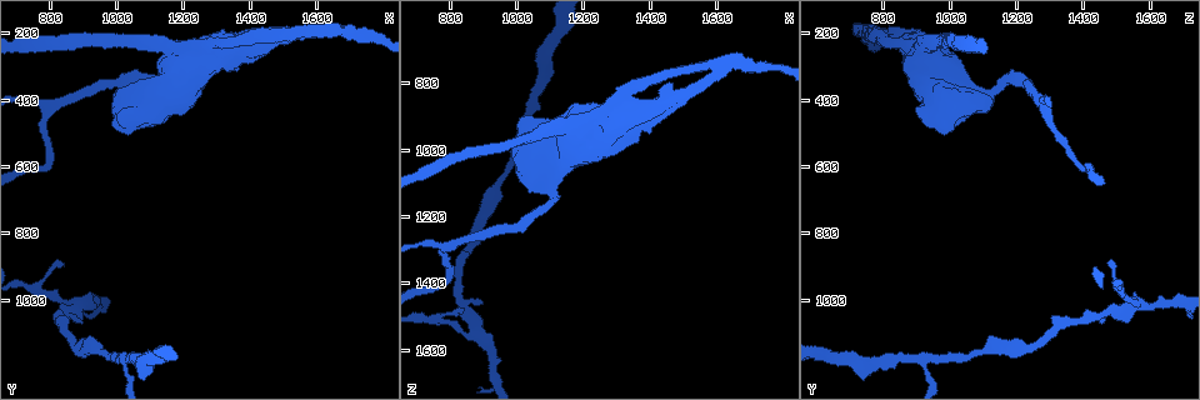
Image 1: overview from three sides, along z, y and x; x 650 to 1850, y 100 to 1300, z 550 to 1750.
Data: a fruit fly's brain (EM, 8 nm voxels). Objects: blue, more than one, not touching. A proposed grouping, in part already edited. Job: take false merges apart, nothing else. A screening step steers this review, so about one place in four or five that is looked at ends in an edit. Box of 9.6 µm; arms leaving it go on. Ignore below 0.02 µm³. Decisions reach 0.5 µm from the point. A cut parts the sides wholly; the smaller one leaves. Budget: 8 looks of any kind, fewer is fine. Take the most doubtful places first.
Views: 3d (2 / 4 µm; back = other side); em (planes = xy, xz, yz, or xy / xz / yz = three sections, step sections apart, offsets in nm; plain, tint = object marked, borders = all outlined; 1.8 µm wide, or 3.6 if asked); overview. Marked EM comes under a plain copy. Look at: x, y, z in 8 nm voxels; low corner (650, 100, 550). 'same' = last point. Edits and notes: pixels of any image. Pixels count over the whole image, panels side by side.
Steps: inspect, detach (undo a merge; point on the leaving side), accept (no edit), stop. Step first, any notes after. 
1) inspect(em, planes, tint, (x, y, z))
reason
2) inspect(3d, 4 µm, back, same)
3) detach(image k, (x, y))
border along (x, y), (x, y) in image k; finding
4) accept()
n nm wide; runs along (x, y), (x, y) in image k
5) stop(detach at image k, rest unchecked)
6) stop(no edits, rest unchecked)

inspect(3d, 4 µm, back, (1030, 1170, 910))
a fork

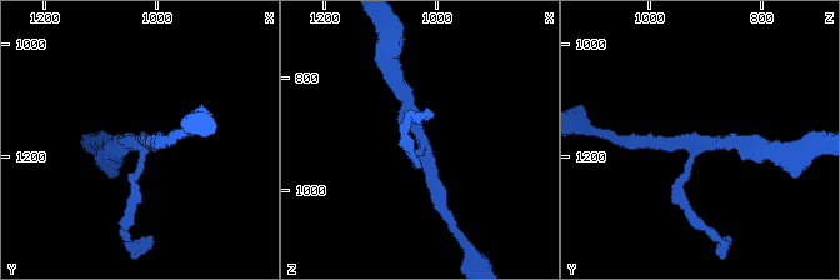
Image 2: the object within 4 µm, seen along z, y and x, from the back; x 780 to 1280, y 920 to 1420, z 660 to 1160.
inspect(em, yz, step 16, tint, (1025, 1170, 905))
3 arms; shape alone is not enough

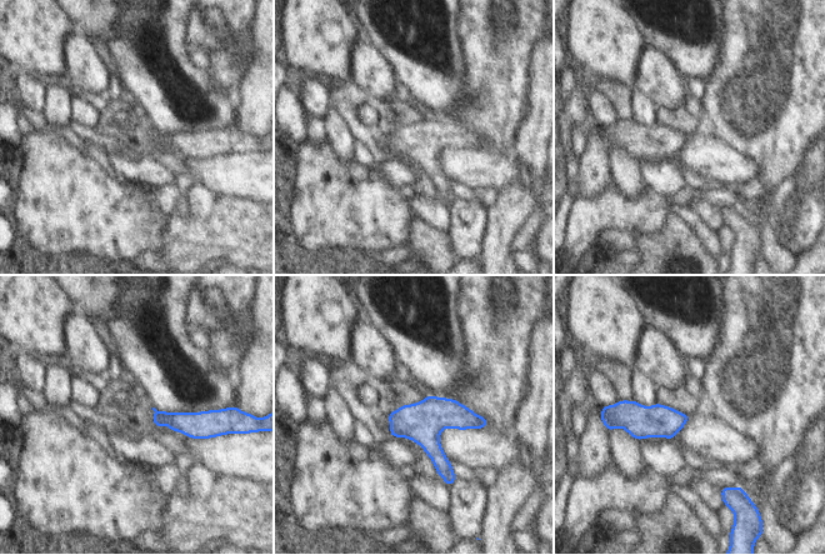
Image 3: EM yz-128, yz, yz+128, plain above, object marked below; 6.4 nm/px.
accept()
70 nm wide; continuous, no second cell

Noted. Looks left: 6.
inspect(3d, 4 µm, (1320, 240, 860))
sharp bend

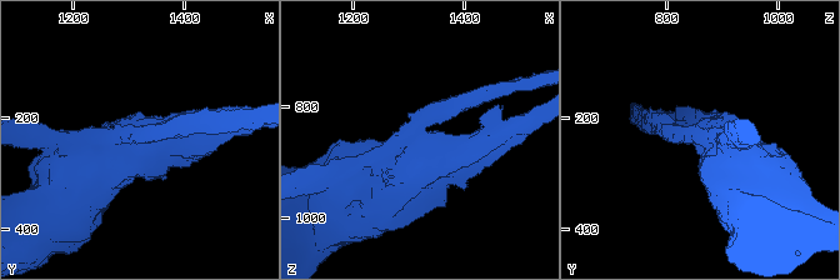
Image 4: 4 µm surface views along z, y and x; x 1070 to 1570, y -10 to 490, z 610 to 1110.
inspect(em, planes, tint, (1325, 230, 860))
now the EM

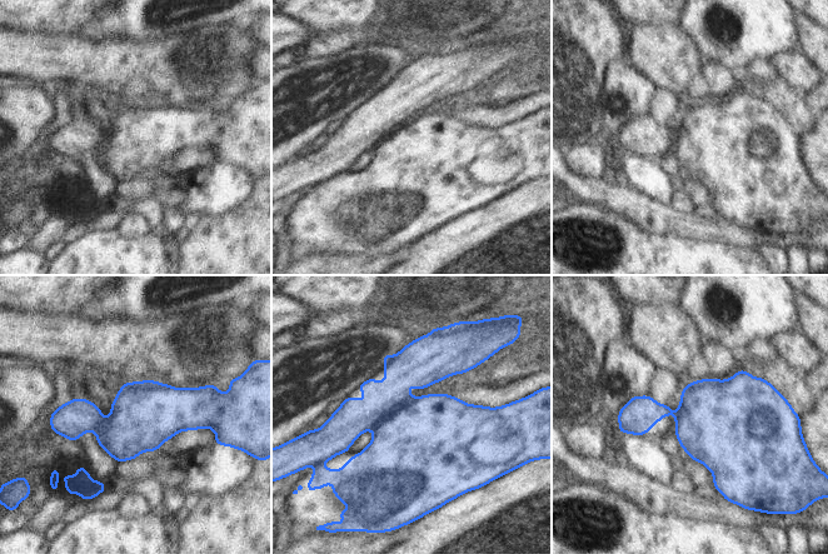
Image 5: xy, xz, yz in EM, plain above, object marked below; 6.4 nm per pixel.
detach(image 5, (73, 419))
a second cell is stuck on

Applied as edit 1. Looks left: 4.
inspect(overview)

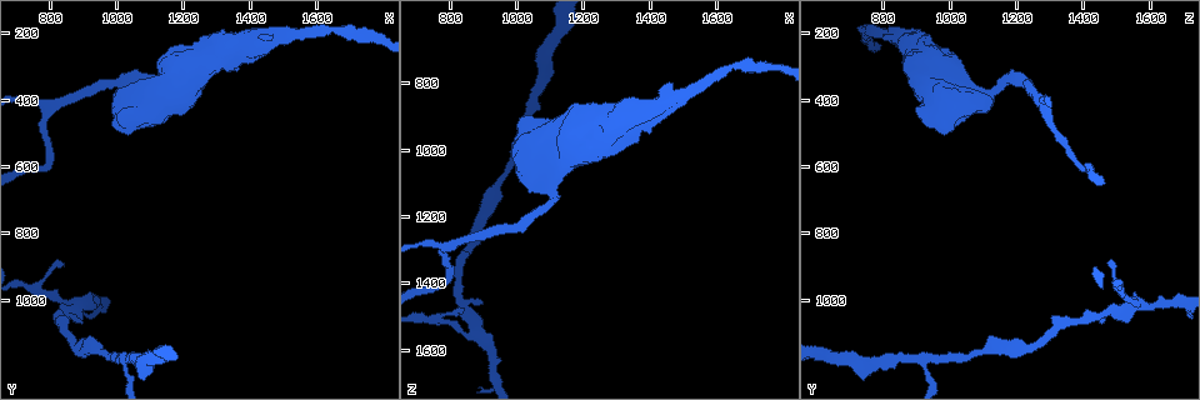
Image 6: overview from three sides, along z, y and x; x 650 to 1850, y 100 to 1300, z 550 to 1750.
inspect(em, xy, step 16, tint, (880, 1010, 1550))
three arms meet

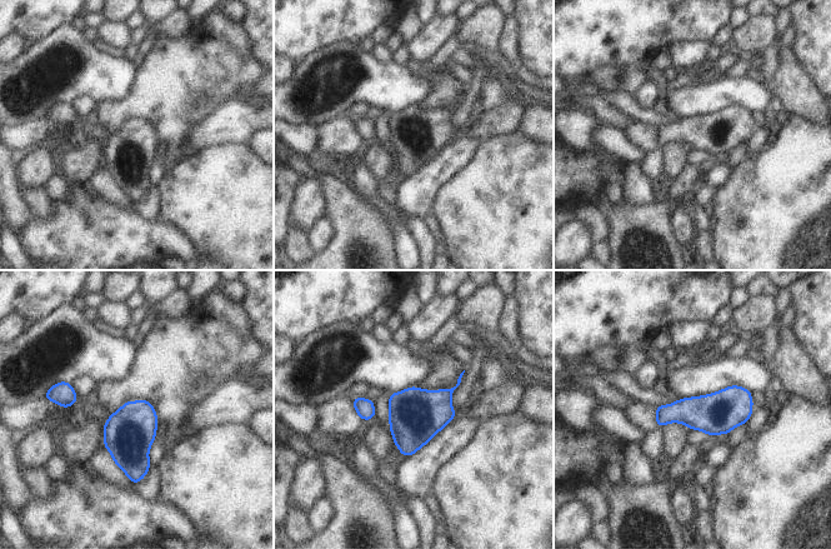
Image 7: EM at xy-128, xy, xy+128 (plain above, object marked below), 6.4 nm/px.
inspect(em, planes, tint, same)
another direction

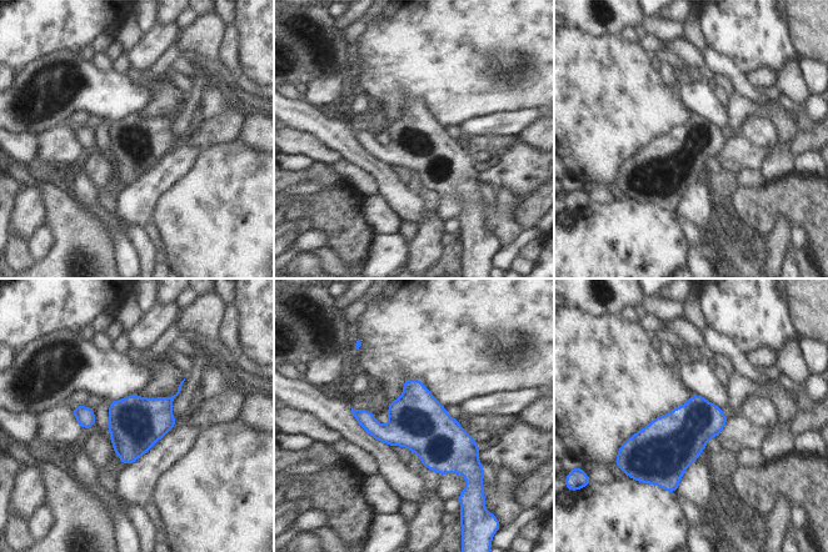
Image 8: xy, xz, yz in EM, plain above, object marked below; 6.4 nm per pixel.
accept()
continuous, no second cell

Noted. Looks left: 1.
stop(detach at image 5, rest unchecked)

